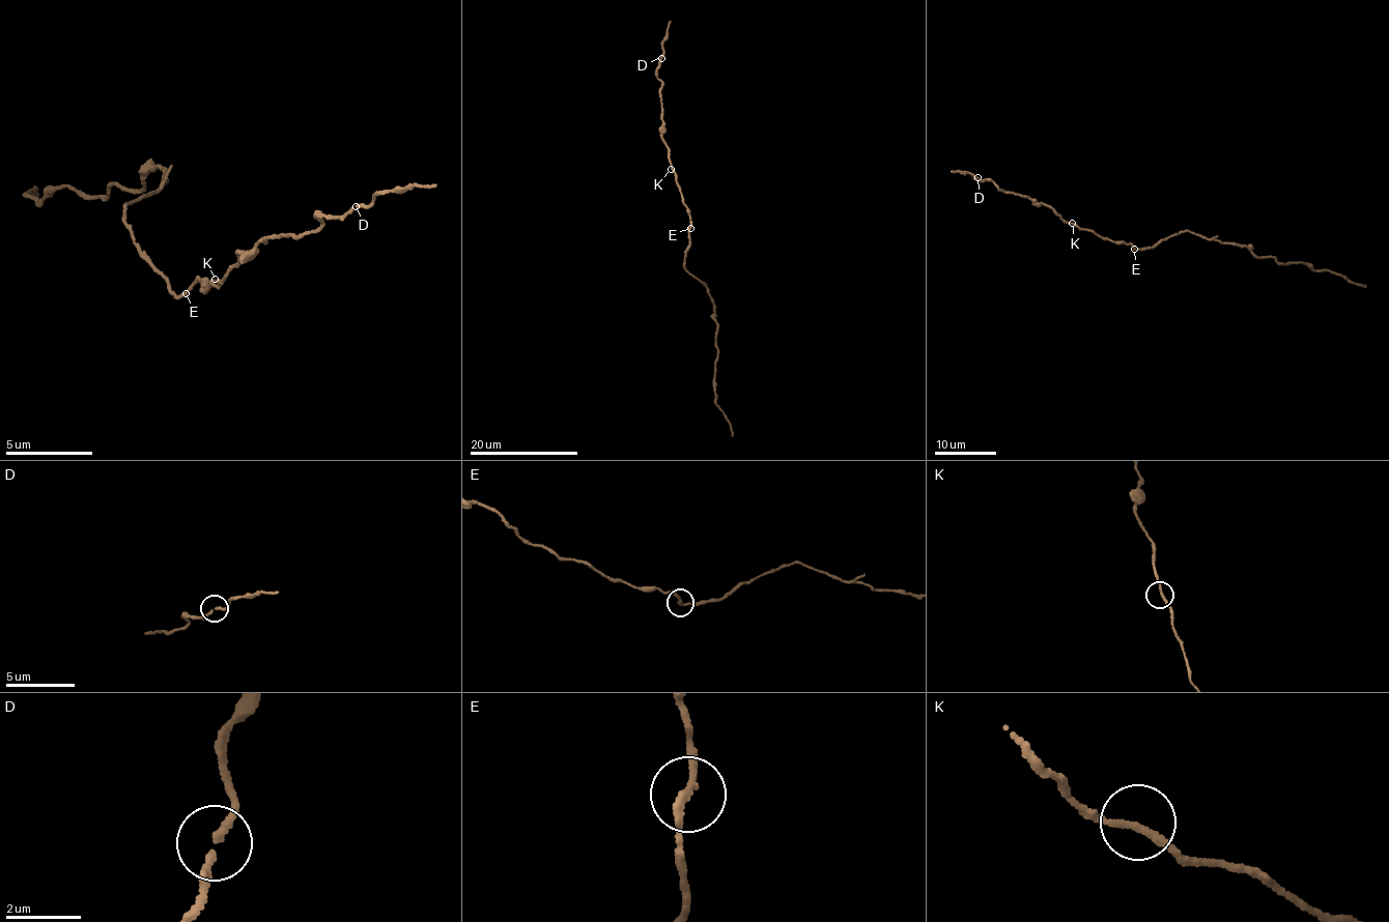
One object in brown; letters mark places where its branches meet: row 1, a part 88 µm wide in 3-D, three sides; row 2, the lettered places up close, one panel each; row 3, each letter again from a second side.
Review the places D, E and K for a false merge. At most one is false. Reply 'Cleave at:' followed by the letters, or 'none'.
Cleave at: none

